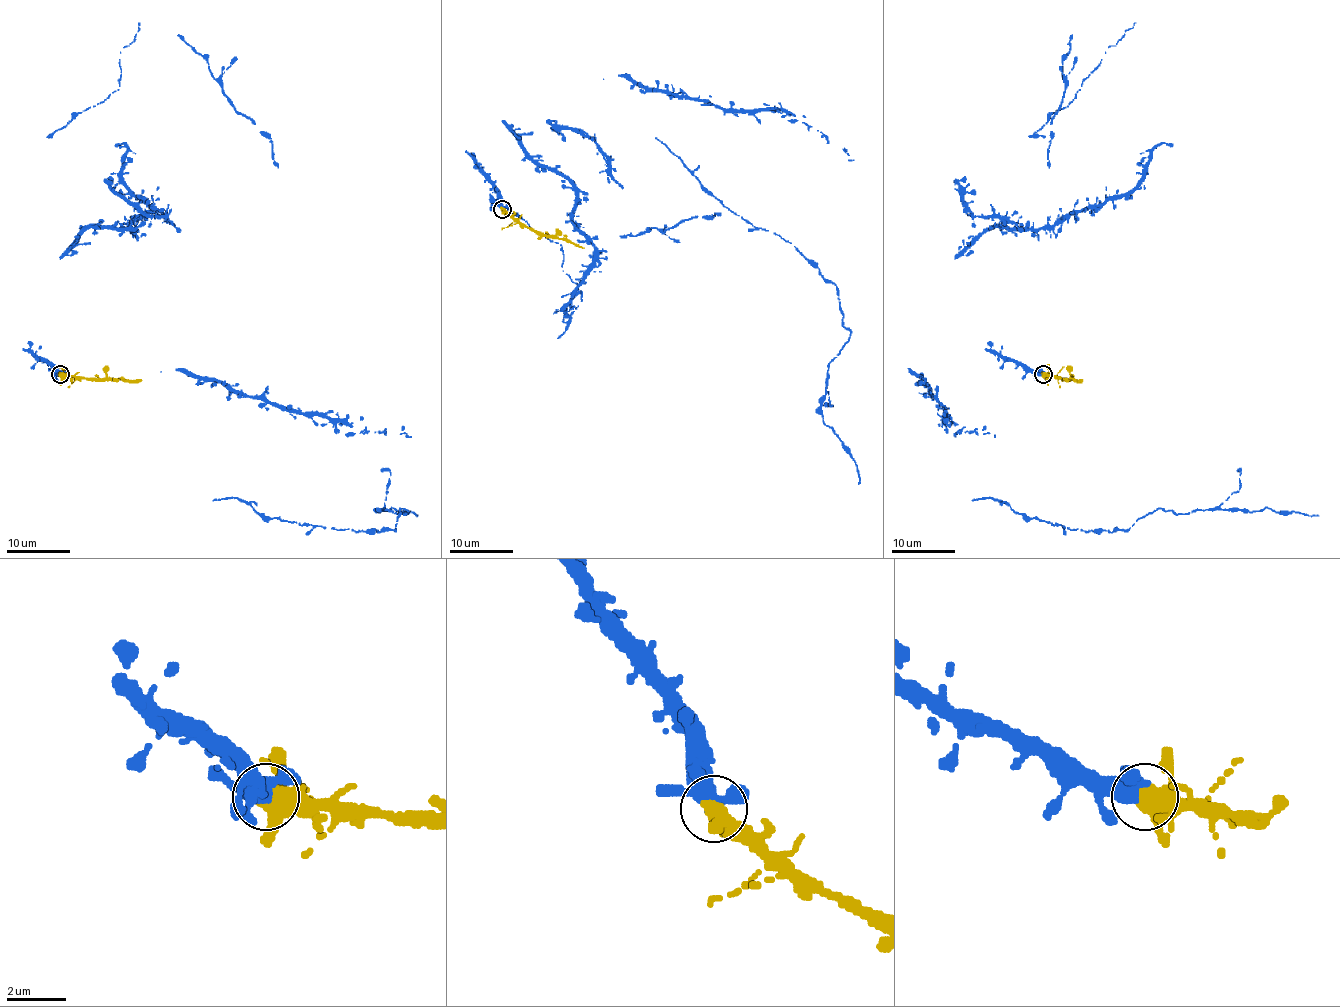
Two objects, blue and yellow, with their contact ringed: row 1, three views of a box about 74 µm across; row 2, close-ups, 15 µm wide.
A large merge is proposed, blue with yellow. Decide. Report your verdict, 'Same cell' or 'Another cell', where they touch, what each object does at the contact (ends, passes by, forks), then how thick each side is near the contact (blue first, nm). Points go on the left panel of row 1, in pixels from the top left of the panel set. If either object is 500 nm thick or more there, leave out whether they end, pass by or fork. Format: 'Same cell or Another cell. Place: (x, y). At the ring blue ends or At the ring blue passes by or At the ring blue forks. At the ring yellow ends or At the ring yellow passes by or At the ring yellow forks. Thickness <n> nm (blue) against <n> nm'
Same cell. Place: (60, 374). At the ring blue passes by. At the ring yellow forks. Thickness 440 nm (blue) against 360 nm

